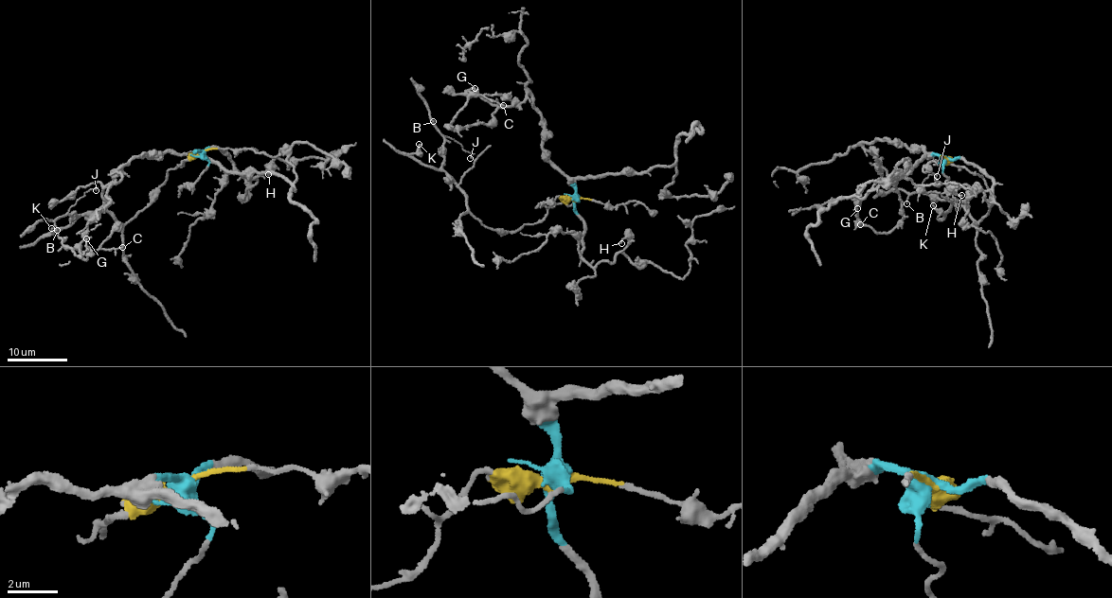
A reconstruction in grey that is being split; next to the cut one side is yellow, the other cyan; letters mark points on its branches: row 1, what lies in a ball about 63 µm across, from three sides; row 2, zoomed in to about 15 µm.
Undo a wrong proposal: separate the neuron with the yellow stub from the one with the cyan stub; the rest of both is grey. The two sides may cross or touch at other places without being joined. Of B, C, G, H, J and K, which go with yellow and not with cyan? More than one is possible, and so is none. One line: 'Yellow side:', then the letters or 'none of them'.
Yellow side: B, J, K

